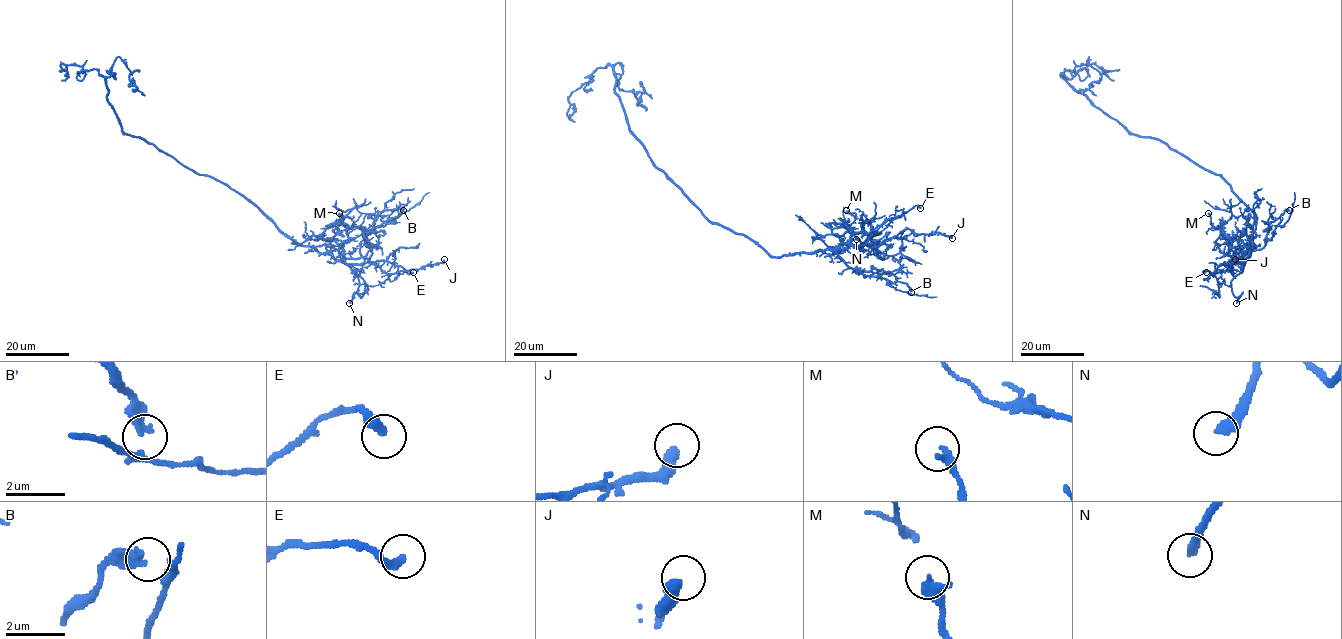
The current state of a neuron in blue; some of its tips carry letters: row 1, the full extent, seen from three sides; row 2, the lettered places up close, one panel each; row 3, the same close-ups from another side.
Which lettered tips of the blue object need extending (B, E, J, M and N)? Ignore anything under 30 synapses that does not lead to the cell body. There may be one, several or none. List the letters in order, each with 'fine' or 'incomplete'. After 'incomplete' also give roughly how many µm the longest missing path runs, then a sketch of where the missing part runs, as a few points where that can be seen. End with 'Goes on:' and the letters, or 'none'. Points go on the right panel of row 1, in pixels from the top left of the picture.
B: fine
E: fine
J: fine
M: fine
N: incomplete; missing 3 µm
Goes on: N

